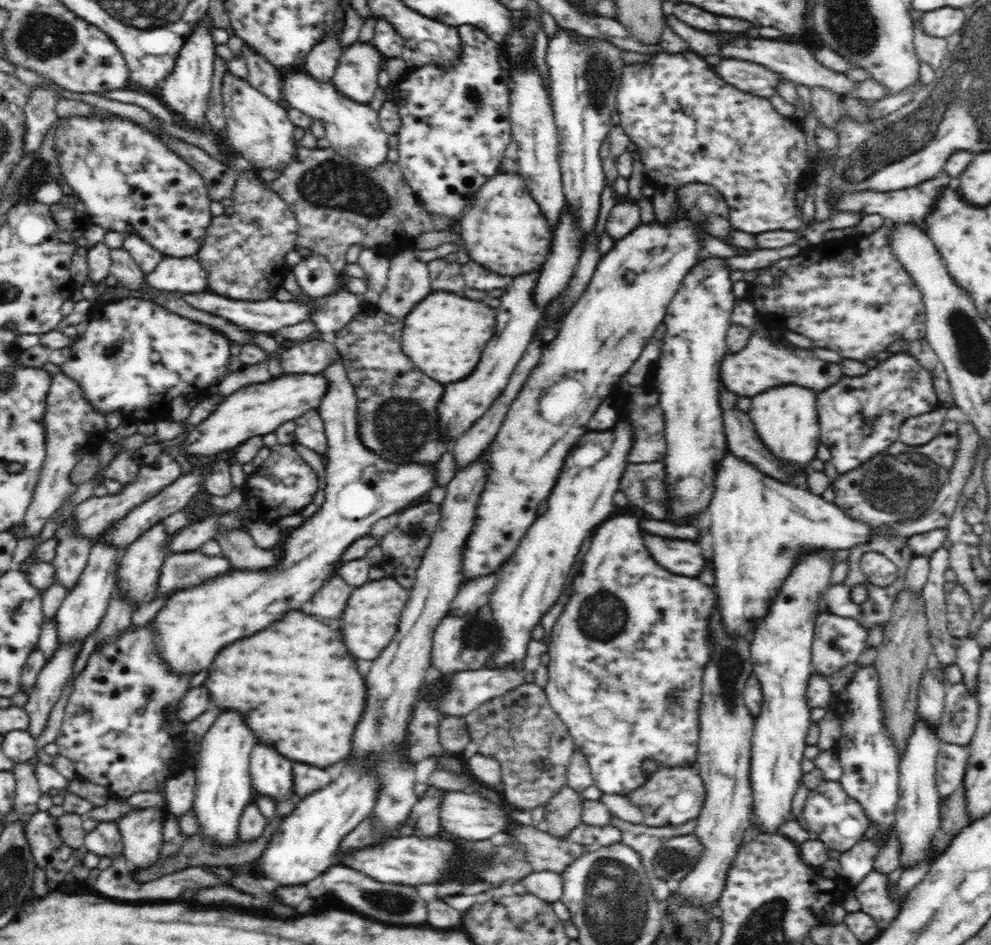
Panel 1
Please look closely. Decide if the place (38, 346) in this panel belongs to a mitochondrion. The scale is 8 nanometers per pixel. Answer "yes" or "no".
no

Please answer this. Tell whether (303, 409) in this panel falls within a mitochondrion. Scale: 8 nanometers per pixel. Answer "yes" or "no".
no

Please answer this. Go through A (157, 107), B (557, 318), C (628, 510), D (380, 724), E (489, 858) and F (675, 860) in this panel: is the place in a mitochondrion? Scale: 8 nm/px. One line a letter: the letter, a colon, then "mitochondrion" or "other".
A: other
B: other
C: other
D: mitochondrion
E: mitochondrion
F: mitochondrion

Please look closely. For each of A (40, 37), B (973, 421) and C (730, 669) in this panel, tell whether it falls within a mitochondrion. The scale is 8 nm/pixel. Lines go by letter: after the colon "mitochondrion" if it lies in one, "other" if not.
A: mitochondrion
B: other
C: mitochondrion

